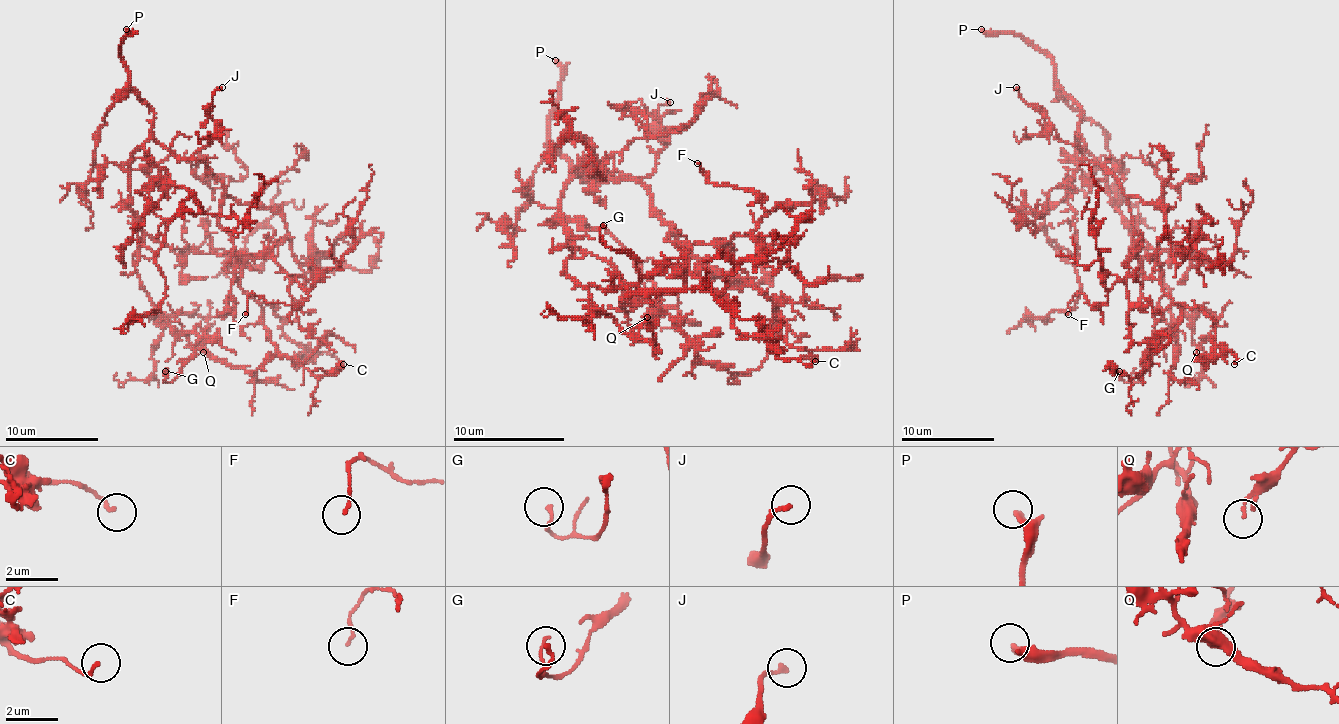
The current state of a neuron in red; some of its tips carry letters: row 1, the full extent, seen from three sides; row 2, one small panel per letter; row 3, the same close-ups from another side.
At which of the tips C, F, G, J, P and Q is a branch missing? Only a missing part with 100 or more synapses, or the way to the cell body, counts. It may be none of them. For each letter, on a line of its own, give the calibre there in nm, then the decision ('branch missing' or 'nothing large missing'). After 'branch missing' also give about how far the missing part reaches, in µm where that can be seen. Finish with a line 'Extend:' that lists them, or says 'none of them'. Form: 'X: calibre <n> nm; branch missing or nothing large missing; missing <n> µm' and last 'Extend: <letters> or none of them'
C: calibre 130 nm; nothing large missing
F: calibre 110 nm; nothing large missing
G: calibre 120 nm; nothing large missing
J: calibre 180 nm; nothing large missing
P: calibre 220 nm; branch missing; missing 90 µm
Q: calibre 120 nm; nothing large missing
Extend: P

